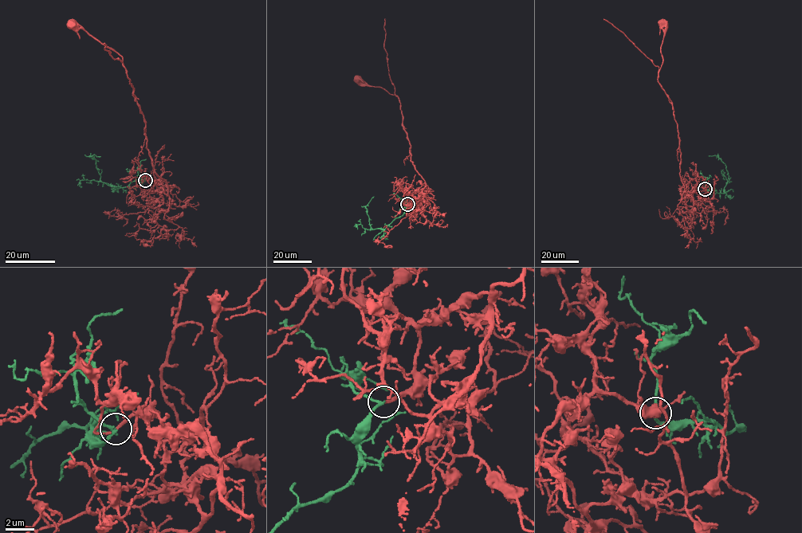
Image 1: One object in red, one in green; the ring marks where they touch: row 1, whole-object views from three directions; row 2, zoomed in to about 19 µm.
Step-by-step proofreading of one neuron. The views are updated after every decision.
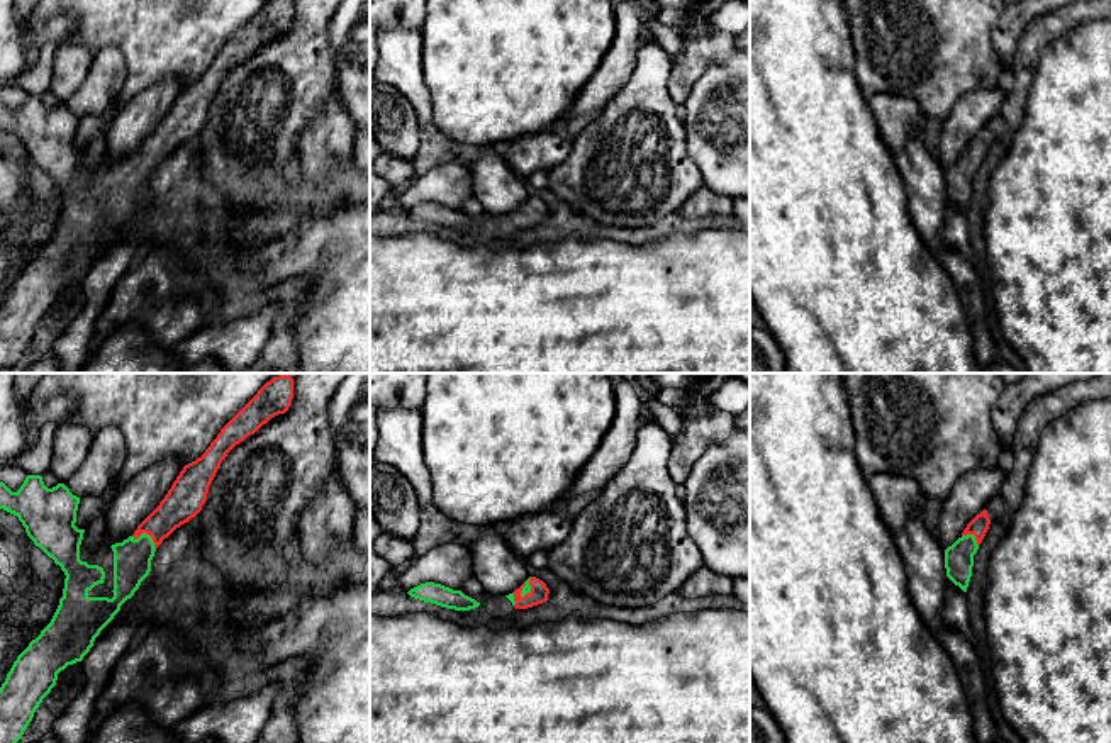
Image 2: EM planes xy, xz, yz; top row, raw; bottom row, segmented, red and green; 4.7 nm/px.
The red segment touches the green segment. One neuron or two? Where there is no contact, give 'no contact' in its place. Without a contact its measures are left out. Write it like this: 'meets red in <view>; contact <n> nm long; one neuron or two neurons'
meets red in xy; contact 130 nm long; one neuron

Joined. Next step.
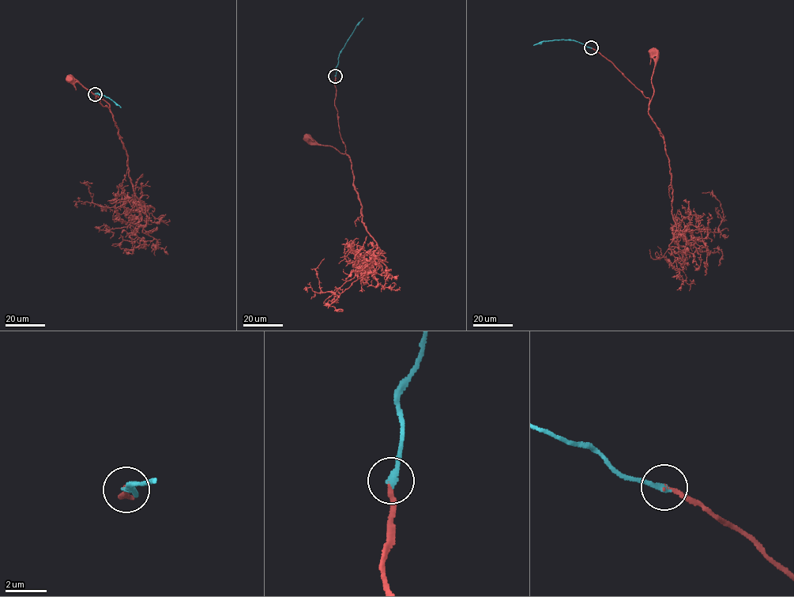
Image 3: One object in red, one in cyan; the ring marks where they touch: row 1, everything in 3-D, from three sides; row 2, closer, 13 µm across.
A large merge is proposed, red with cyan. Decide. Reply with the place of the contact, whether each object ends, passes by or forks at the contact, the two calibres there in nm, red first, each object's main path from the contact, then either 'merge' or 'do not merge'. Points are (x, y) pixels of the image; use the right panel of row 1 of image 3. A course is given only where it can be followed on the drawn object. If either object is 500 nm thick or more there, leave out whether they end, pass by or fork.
place (591, 47); red ends; cyan ends; calibres 170 and 240 nm; course red (591, 47), (615, 65), (650, 101), (653, 92), (652, 80), (653, 53); course cyan (591, 47), (568, 39), (543, 40), (533, 45); merge

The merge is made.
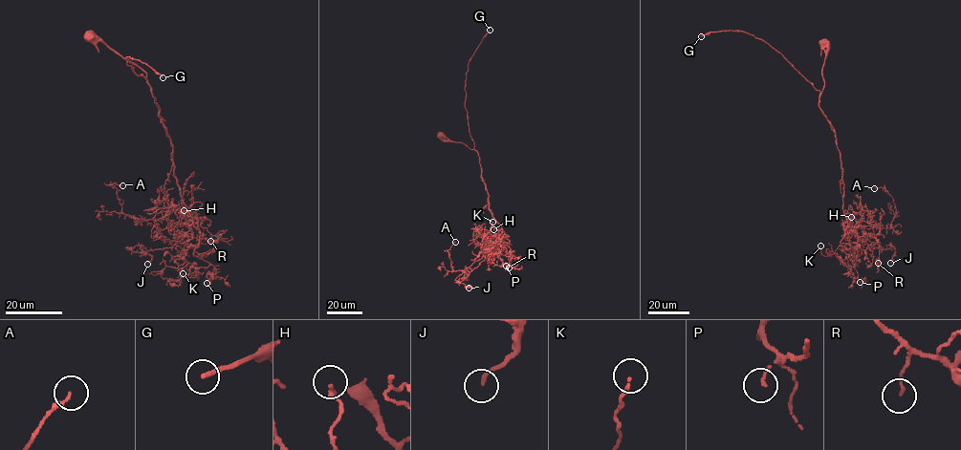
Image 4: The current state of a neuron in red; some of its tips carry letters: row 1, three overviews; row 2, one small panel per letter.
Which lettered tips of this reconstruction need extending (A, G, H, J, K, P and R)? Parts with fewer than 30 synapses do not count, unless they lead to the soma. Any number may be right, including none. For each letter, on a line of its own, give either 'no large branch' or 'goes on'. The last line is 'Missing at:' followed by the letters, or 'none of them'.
A: no large branch
G: goes on
H: no large branch
J: no large branch
K: no large branch
P: no large branch
R: no large branch
Missing at: G

